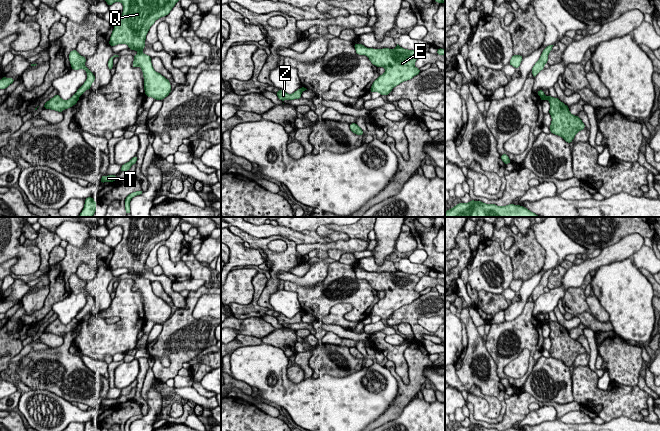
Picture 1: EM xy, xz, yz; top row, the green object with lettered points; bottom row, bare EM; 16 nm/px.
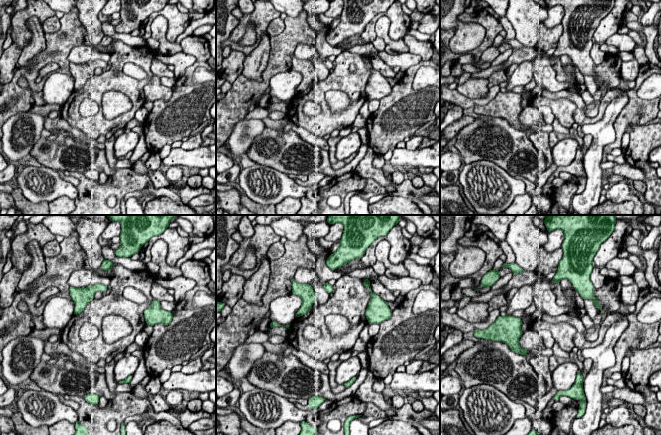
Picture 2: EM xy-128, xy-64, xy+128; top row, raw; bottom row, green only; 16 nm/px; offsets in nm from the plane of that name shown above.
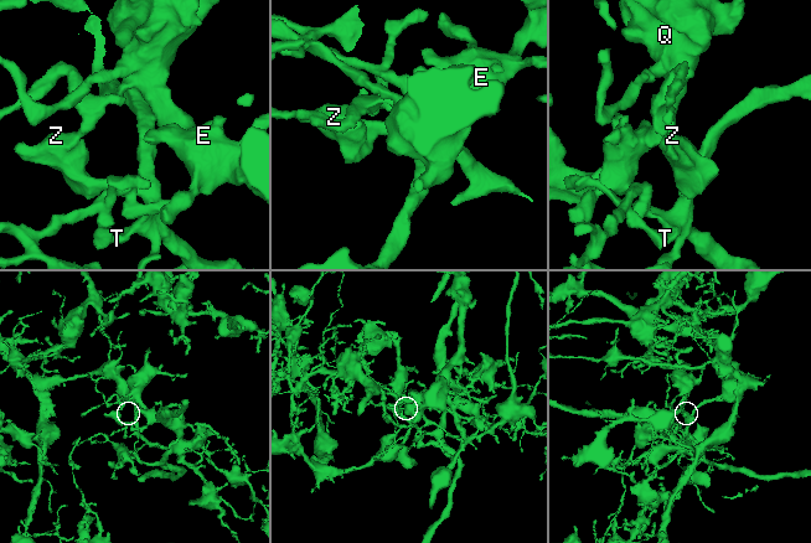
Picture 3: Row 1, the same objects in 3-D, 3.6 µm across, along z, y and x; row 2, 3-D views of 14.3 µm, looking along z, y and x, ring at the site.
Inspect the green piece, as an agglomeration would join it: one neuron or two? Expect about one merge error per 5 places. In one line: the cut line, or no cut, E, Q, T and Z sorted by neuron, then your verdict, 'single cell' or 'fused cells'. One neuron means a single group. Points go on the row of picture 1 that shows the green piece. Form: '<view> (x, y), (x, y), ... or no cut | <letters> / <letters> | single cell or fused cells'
xy (75, 94), (78, 97) | E Q / T Z | fused cells

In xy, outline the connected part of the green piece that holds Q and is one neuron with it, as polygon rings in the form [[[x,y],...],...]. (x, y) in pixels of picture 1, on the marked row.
[[[105,0],[110,6],[115,2],[123,4],[120,19],[114,24],[109,45],[127,44],[138,51],[132,66],[139,66],[143,72],[144,90],[148,97],[163,100],[171,92],[168,79],[153,69],[151,57],[144,54],[145,39],[150,27],[161,17],[170,13],[179,0]]]

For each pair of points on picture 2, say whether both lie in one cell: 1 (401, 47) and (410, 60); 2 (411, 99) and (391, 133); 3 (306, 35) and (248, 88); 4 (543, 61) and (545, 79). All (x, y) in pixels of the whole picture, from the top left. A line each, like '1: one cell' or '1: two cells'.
1: two cells
2: one cell
3: one cell
4: one cell

